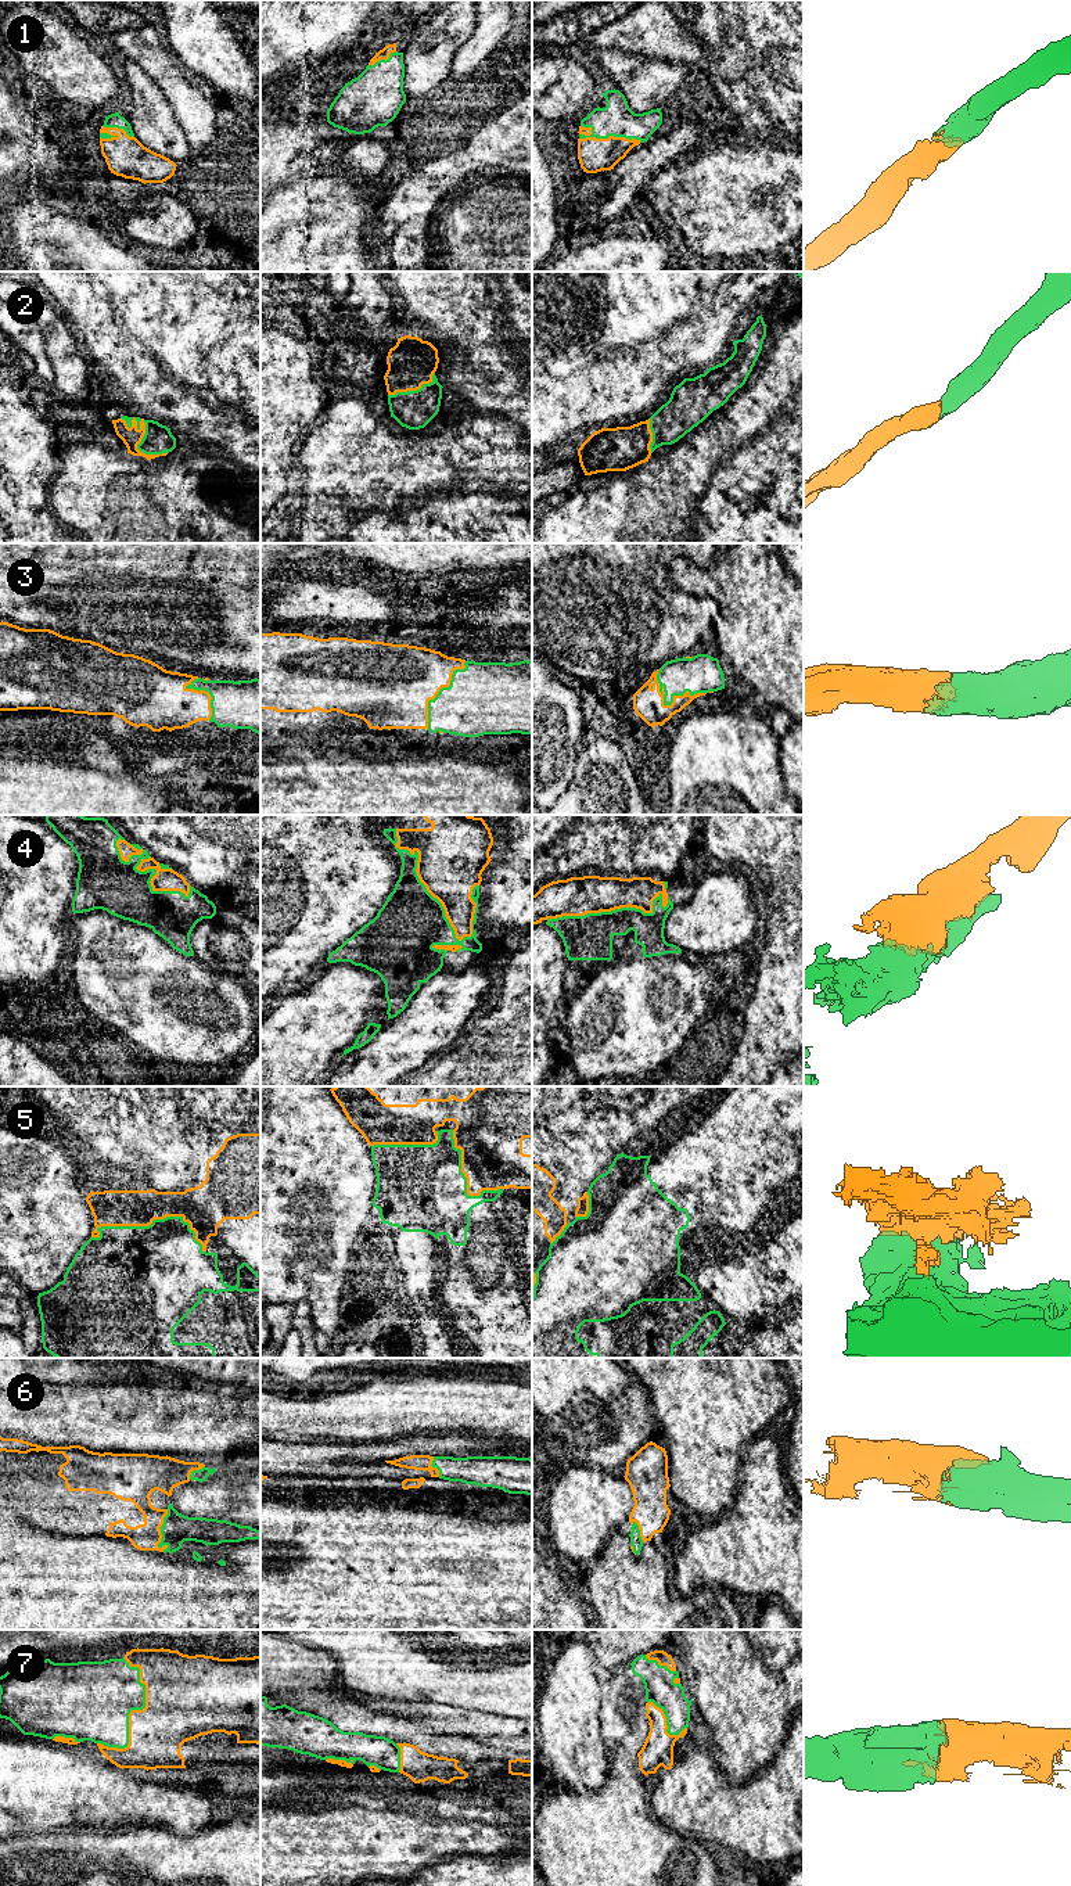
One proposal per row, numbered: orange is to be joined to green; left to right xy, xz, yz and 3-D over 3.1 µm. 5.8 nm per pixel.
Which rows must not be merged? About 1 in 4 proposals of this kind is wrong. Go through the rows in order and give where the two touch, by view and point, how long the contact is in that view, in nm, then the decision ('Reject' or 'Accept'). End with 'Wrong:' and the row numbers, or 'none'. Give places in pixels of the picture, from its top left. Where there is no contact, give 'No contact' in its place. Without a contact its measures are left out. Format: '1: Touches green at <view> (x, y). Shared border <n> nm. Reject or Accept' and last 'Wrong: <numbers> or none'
1: Touches green at yz (608, 136). Shared border 360 nm. Accept
2: Touches green at xy (143, 437). Shared border 340 nm. Accept
3: Touches green at yz (672, 701). Shared border 320 nm. Accept
4: Touches green at xz (421, 883). Shared border 750 nm. Accept
5: Touches green at xy (153, 1222). Shared border 650 nm. Accept
6: Touches green at xy (161, 1530). Shared border 260 nm. Accept
7: Touches green at xy (143, 1707). Shared border 550 nm. Accept
Wrong: none

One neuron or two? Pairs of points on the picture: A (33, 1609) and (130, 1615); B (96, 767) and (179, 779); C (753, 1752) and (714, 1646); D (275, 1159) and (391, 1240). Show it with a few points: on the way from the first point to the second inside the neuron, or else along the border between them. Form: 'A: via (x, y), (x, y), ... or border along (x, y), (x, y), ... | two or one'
A: via (57, 1609), (64, 1609), (69, 1615), (107, 1615) | one
B: border along (160, 782), (165, 800) | two
C: via (748, 1725), (748, 1707), (733, 1689), (725, 1673) | one
D: border along (362, 1232), (353, 1246), (349, 1263) | two

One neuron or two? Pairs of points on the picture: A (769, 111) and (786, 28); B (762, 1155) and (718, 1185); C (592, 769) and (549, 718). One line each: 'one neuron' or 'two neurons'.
A: one neuron
B: one neuron
C: two neurons

